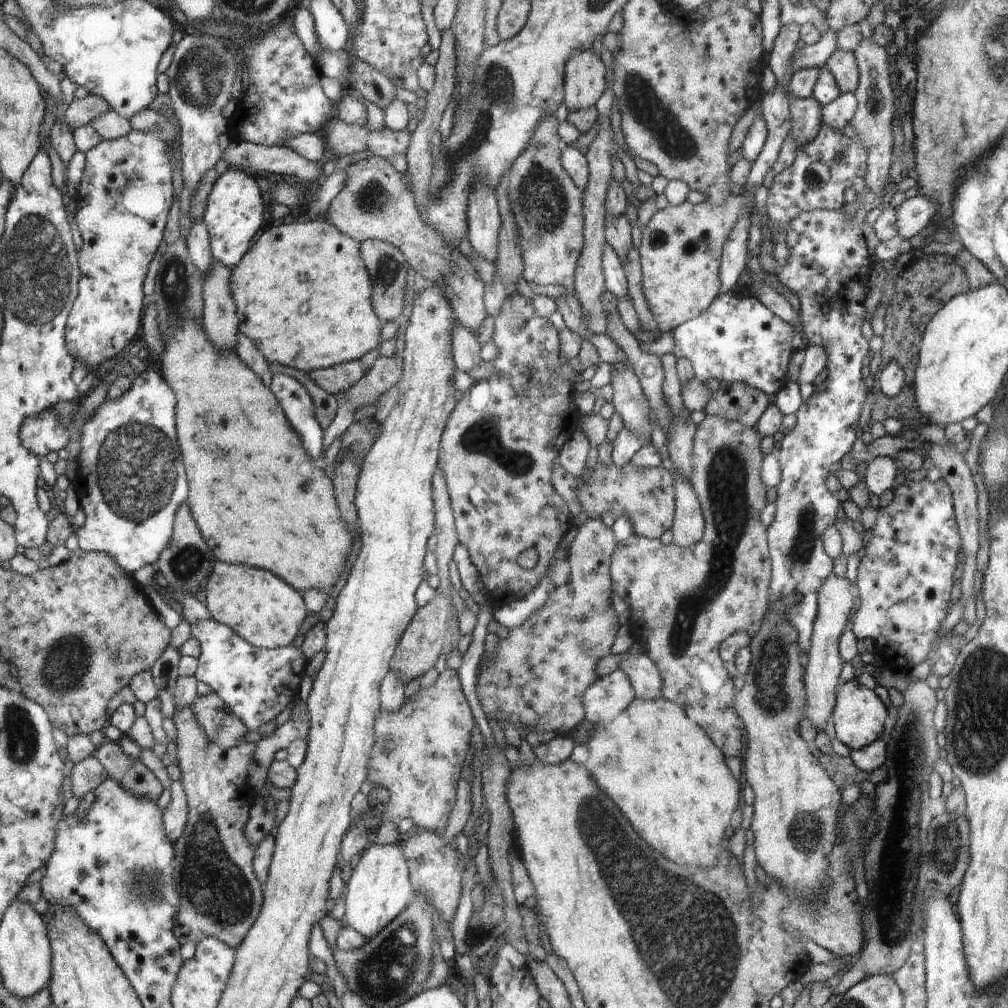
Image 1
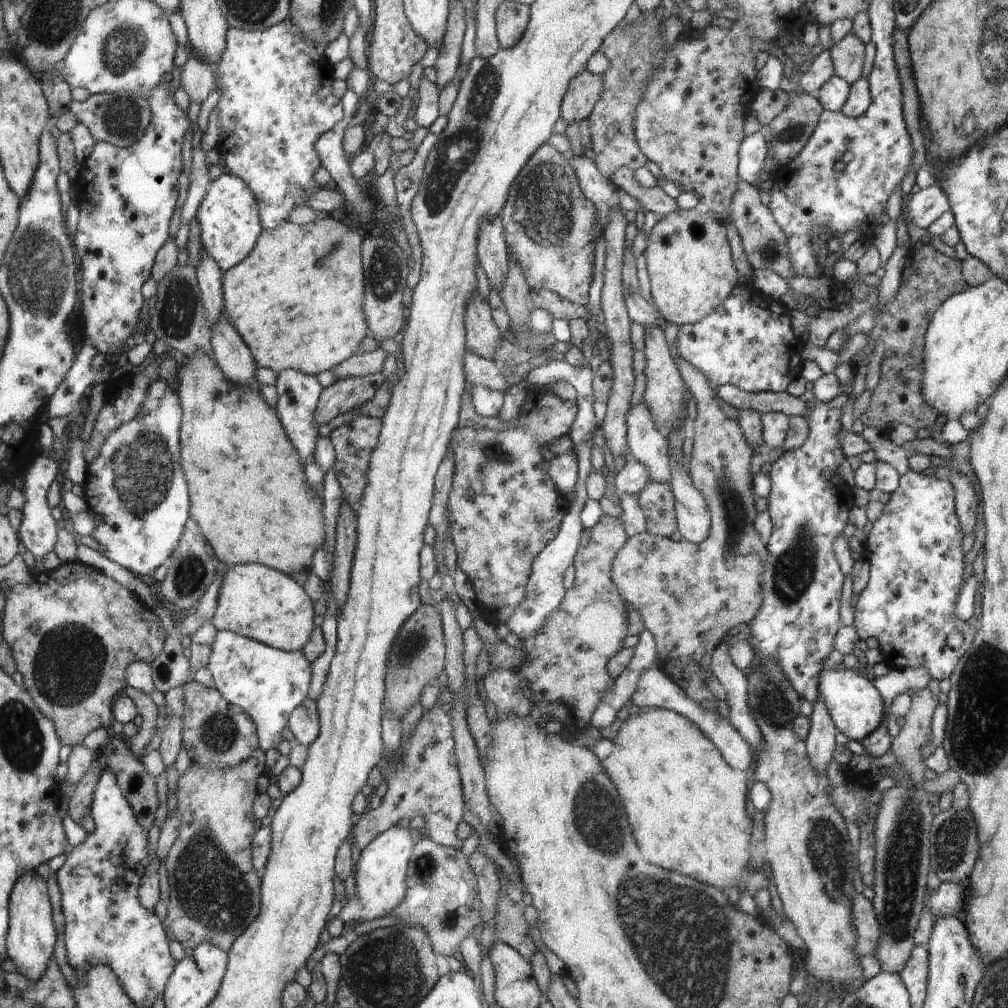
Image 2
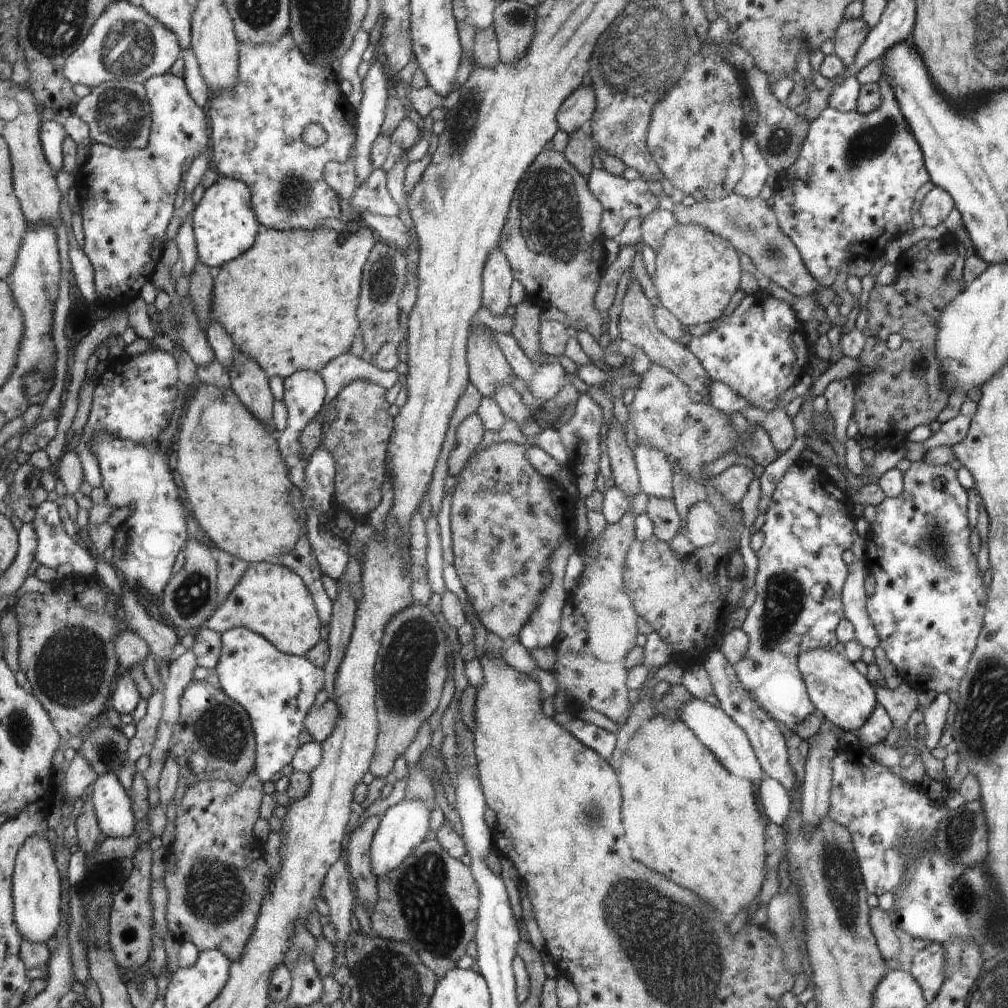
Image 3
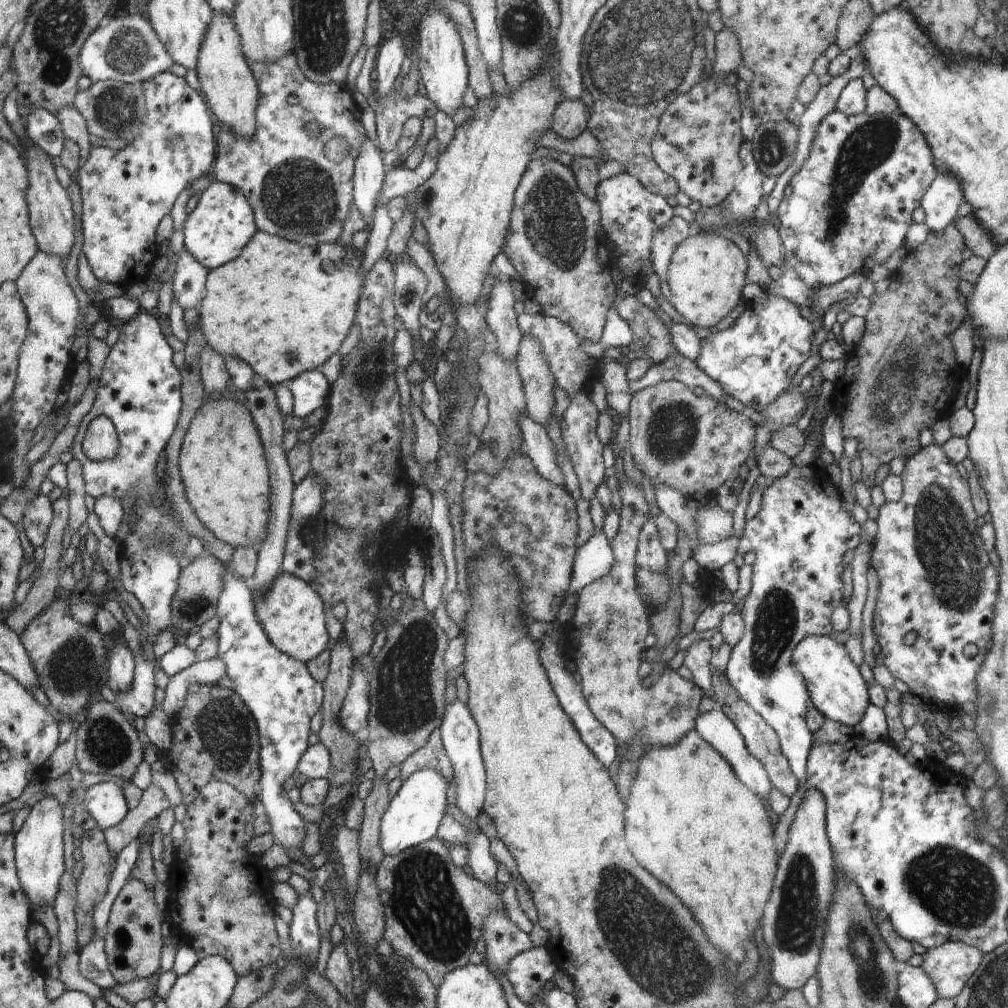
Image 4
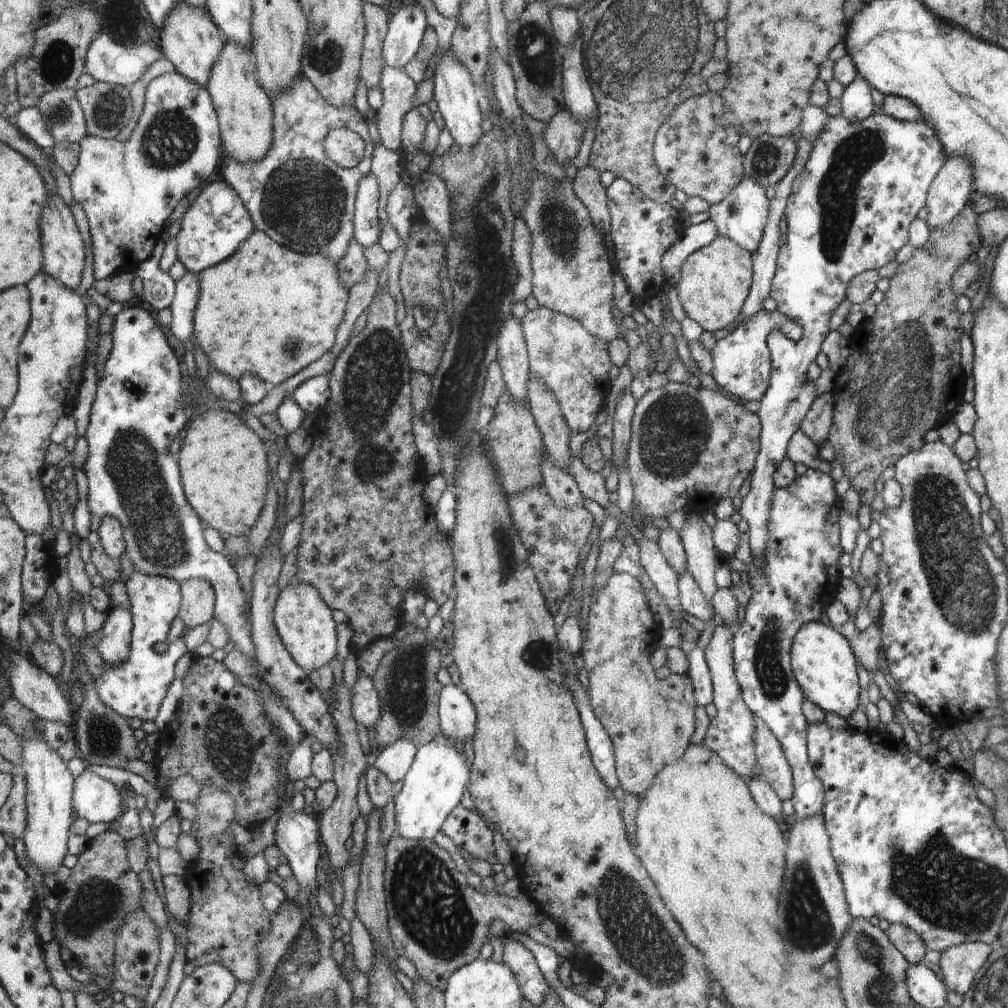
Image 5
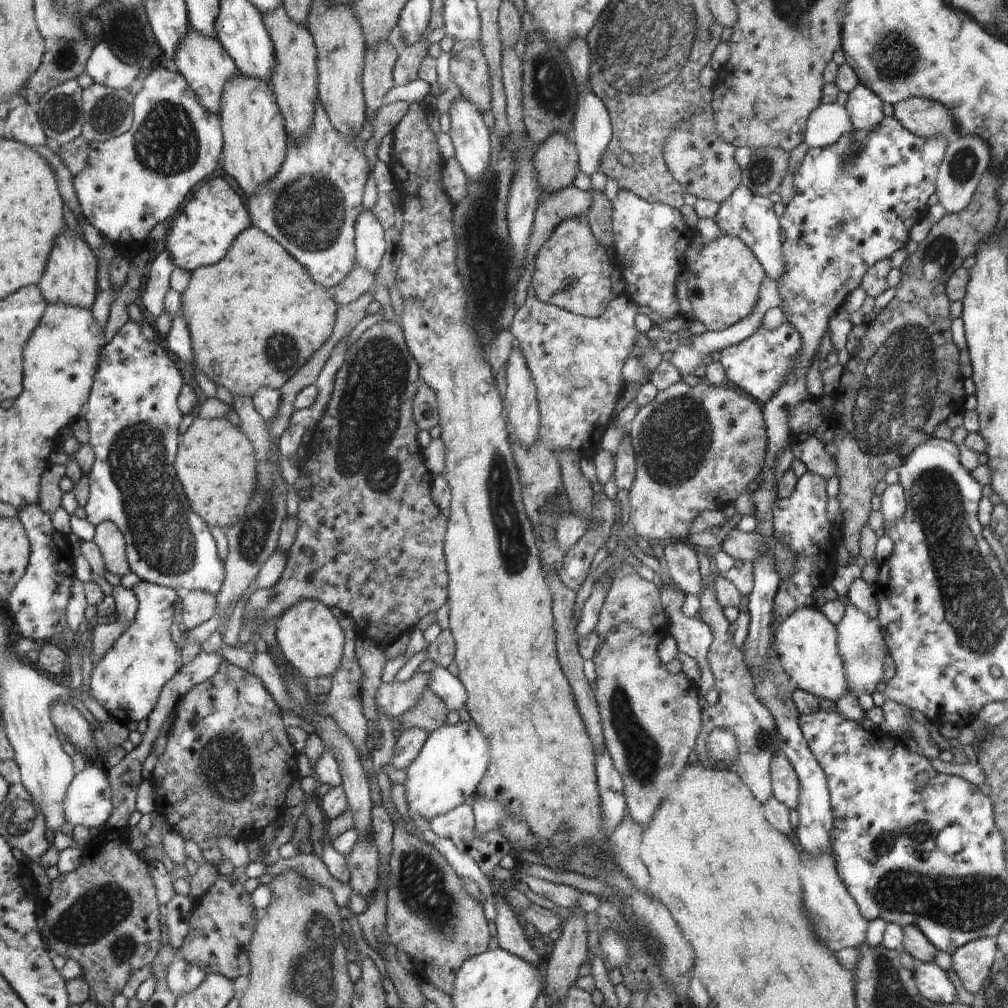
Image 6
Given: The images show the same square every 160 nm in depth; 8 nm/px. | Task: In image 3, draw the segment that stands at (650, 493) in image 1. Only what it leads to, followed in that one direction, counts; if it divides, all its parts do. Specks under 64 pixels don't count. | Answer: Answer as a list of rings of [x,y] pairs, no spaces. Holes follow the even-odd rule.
[[[648,496],[646,514],[654,525],[654,535],[662,542],[670,543],[682,531],[681,516],[672,499]]]

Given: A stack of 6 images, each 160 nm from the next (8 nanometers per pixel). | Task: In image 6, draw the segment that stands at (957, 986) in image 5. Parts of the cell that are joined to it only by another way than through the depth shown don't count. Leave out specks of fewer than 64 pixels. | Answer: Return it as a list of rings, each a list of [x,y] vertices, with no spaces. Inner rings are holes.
[[[982,937],[953,952],[952,968],[968,992],[983,993],[991,981],[990,967],[999,956],[995,938]]]

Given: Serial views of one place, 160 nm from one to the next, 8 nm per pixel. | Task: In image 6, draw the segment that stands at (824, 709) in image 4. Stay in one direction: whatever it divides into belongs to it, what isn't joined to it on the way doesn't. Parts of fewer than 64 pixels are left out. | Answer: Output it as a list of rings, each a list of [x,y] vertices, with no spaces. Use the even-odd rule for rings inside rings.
[[[803,607],[792,613],[774,632],[775,652],[779,654],[784,670],[795,680],[798,688],[819,700],[833,703],[850,693],[838,636],[838,626],[833,625],[820,609],[814,607]]]

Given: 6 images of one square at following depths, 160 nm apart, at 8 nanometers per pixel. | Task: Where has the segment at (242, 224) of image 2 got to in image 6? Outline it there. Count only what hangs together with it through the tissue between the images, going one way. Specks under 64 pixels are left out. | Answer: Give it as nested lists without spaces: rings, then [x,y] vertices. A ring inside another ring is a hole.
[[[210,178],[189,198],[184,210],[175,218],[167,234],[165,249],[176,267],[192,272],[203,266],[215,265],[227,256],[228,249],[240,233],[250,226],[249,212],[242,198],[222,178]]]

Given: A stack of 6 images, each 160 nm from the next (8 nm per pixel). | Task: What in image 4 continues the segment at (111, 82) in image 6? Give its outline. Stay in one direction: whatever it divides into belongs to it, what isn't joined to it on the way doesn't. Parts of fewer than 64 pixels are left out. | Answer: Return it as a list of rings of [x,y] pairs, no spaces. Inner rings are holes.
[[[118,12],[110,15],[87,38],[79,54],[79,65],[82,74],[88,76],[92,83],[113,80],[141,85],[144,80],[148,81],[148,78],[170,70],[172,59],[172,54],[160,40],[149,19],[138,13]]]

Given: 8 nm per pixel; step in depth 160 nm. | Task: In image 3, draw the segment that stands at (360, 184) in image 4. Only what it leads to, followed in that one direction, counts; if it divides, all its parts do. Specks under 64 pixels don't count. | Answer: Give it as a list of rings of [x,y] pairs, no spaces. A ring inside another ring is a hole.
[[[376,56],[370,63],[366,77],[361,80],[362,96],[355,102],[355,117],[358,119],[358,136],[355,140],[355,173],[358,183],[365,182],[374,170],[370,160],[370,149],[387,112],[388,88],[386,88],[386,66],[382,57]]]

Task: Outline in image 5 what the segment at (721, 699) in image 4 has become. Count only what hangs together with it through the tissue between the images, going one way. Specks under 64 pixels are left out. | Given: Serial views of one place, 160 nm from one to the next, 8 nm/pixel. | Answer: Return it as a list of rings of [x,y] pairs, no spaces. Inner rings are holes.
[[[755,720],[755,753],[759,772],[781,801],[794,796],[794,771],[781,742],[763,720]]]

